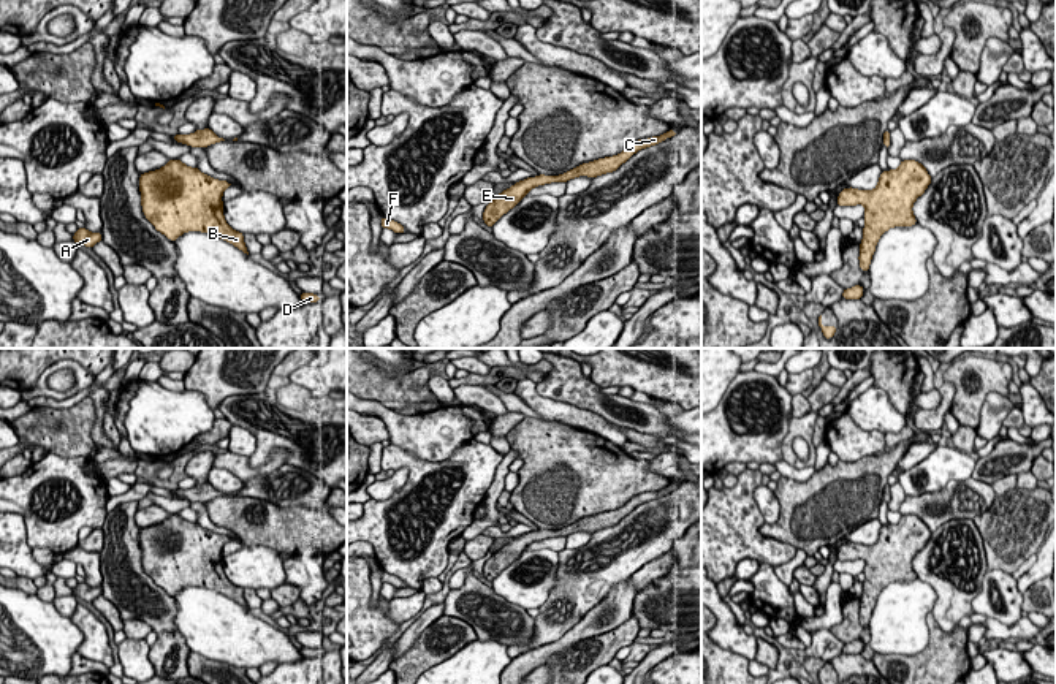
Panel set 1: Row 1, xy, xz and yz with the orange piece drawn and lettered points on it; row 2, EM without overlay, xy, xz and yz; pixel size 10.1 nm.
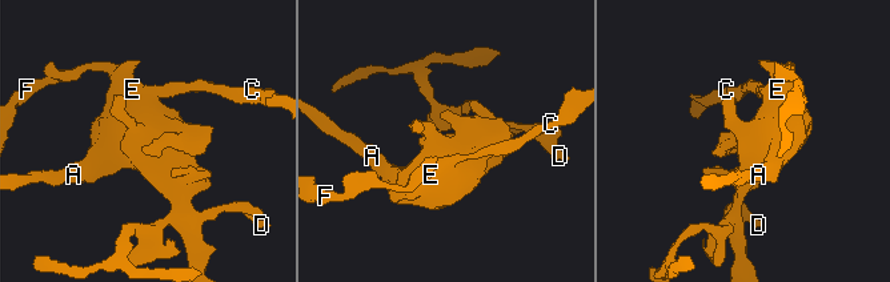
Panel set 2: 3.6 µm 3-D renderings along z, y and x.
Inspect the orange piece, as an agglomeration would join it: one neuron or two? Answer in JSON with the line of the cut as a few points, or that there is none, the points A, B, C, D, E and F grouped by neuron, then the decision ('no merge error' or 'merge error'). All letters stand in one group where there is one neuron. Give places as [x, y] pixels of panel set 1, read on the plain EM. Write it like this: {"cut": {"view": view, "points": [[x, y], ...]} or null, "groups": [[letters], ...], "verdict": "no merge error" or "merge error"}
{"cut": null, "groups": [["A", "B", "C", "D", "E", "F"]], "verdict": "no merge error"}

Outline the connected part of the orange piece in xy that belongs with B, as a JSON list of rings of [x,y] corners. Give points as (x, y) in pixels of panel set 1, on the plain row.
[[[171,513],[163,522],[139,530],[142,567],[169,595],[187,586],[201,586],[249,610],[244,589],[223,572],[222,549],[230,540]]]

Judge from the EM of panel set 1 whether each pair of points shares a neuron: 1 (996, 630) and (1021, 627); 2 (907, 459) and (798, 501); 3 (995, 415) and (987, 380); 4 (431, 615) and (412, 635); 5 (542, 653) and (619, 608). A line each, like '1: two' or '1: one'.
1: one
2: two
3: two
4: one
5: one

